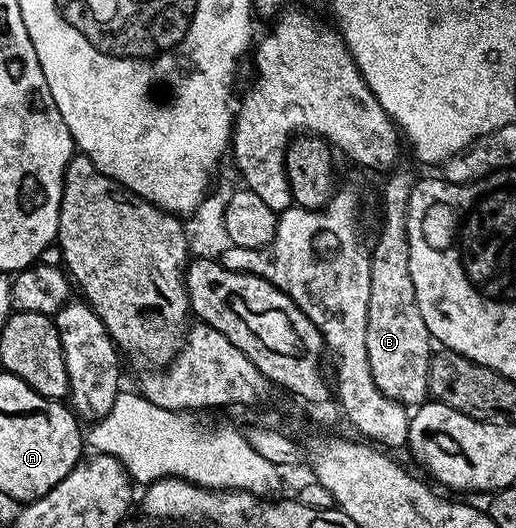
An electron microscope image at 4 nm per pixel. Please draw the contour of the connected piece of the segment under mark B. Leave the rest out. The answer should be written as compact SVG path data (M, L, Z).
M397 168L388 175L389 178L385 182L385 187L381 190L381 210L385 213L385 219L381 222L381 235L377 238L377 243L372 243L371 253L369 256L369 267L371 268L371 300L367 304L367 364L371 364L371 380L375 380L375 388L379 388L379 392L383 392L383 396L387 396L391 400L395 400L399 405L406 408L416 408L430 397L429 381L427 380L427 372L429 371L429 359L431 357L431 339L429 337L429 326L423 324L423 312L419 312L419 304L415 300L415 284L411 284L411 248L409 247L409 237L407 236L407 228L405 227L405 213L407 212L407 204L411 200L411 192L413 191L413 183L415 175L409 170L401 170Z

